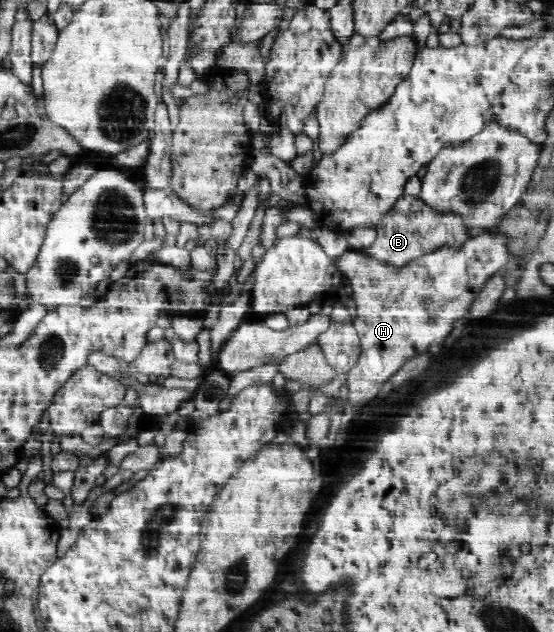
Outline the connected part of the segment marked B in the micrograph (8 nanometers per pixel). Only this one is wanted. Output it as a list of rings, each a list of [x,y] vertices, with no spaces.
[[[402,194],[372,226],[375,230],[374,242],[359,250],[366,259],[380,262],[394,271],[406,269],[413,262],[434,255],[443,249],[462,248],[474,237],[474,225],[468,223],[466,215],[454,209],[438,209],[430,205],[422,195]]]

